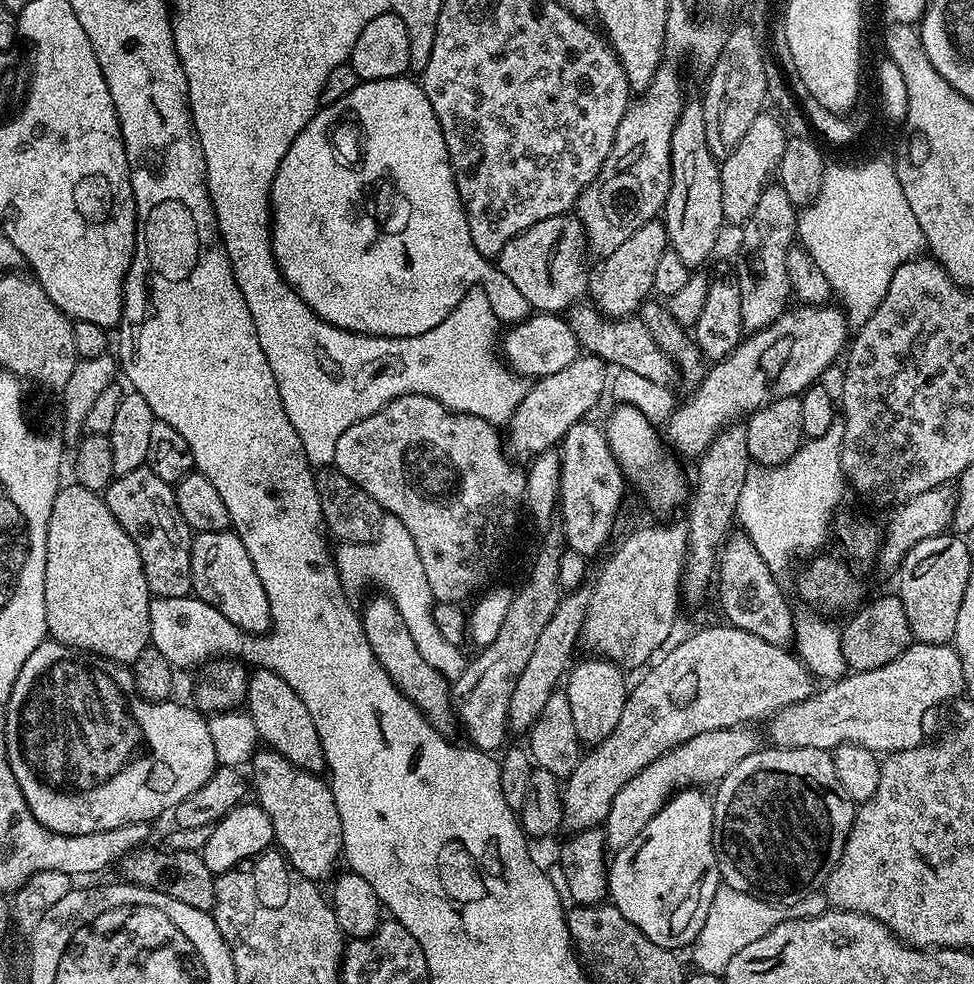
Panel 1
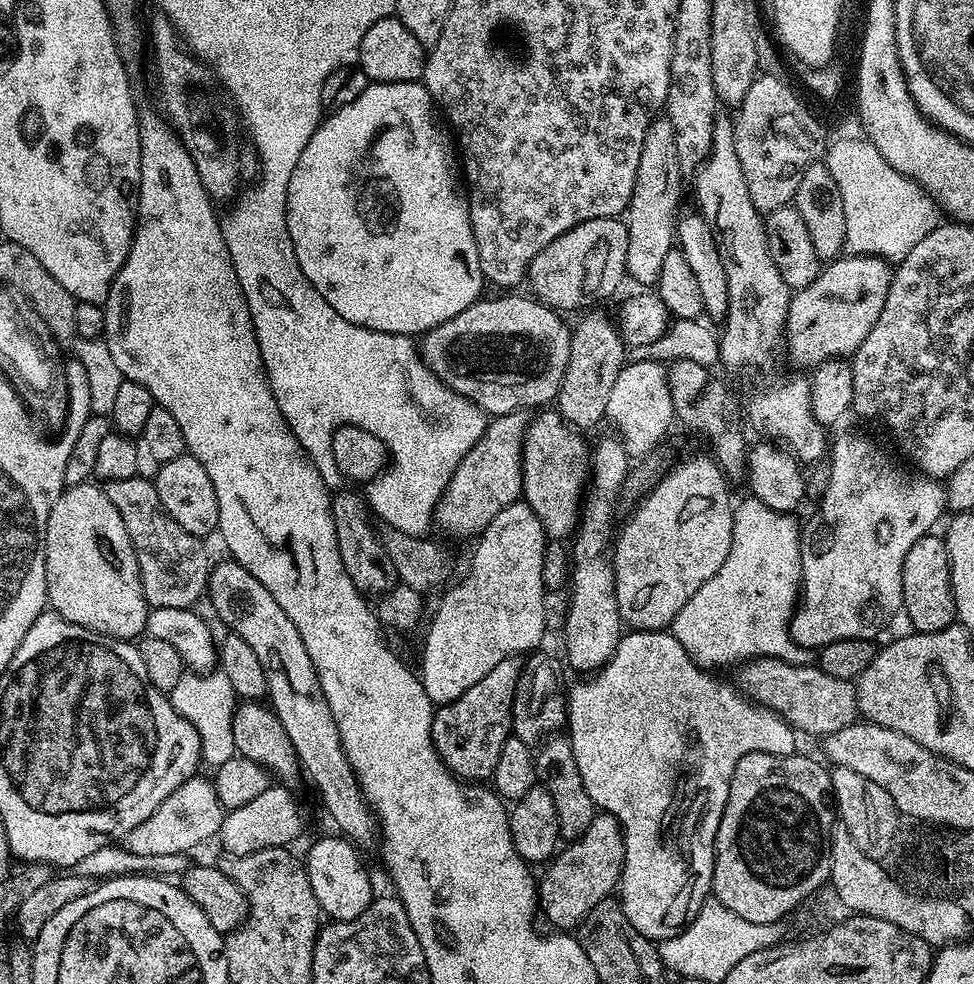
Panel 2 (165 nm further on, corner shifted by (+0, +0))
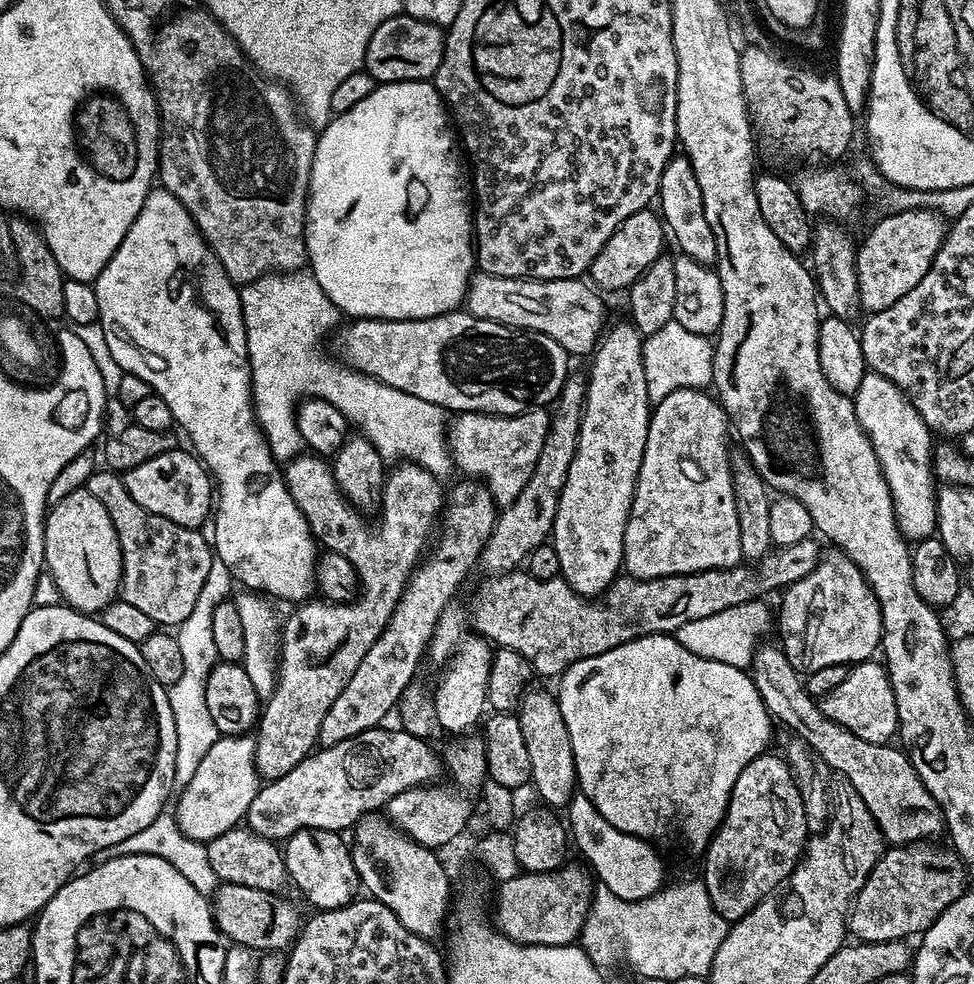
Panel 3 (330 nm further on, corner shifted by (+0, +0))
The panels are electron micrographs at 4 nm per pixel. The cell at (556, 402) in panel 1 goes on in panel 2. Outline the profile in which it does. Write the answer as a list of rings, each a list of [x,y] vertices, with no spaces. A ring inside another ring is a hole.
[[[524,410],[493,416],[485,423],[482,438],[478,438],[478,442],[474,442],[472,449],[464,455],[460,465],[452,471],[450,482],[440,493],[434,513],[437,529],[441,528],[452,536],[479,537],[498,513],[521,499],[524,489],[521,458],[529,423],[529,413]]]

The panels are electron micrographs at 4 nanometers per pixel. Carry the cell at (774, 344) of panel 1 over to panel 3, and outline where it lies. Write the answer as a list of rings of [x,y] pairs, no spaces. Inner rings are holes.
[[[930,208],[881,215],[881,220],[859,241],[856,249],[856,277],[860,306],[865,313],[881,312],[902,294],[914,290],[930,268],[944,241],[945,217]]]

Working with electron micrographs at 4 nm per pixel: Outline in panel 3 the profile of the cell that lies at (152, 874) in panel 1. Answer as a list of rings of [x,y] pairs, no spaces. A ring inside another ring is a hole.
[[[221,883],[210,900],[212,916],[216,919],[216,926],[220,929],[220,935],[235,944],[241,944],[244,948],[251,948],[260,954],[280,950],[276,948],[291,949],[302,931],[302,919],[300,920],[299,910],[290,901],[283,900],[282,897],[283,895],[275,892],[263,892],[254,886]]]

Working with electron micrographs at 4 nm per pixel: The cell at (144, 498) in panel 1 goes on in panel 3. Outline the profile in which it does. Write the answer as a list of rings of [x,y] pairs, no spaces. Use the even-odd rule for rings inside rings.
[[[96,470],[86,487],[102,506],[106,506],[106,514],[110,514],[110,522],[114,522],[118,534],[118,546],[122,552],[119,599],[143,610],[158,626],[177,626],[189,617],[205,585],[214,557],[213,545],[206,542],[200,530],[178,526],[178,522],[170,522],[170,518],[142,510],[142,506],[130,498],[123,475],[103,471]]]

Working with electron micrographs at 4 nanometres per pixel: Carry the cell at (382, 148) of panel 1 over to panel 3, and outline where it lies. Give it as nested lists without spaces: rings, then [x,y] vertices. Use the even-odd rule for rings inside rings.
[[[426,80],[377,84],[367,98],[358,102],[358,106],[350,106],[350,110],[333,115],[327,126],[319,129],[306,202],[306,264],[318,286],[322,286],[326,298],[330,298],[330,302],[334,302],[334,306],[345,317],[366,320],[425,320],[455,312],[465,303],[468,281],[474,275],[474,204],[470,199],[470,180],[469,177],[468,180],[464,177],[460,156],[462,160],[458,132],[450,119],[446,101],[435,83]]]

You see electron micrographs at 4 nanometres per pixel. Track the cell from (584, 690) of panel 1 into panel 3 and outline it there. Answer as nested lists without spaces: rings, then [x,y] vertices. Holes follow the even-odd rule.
[[[628,322],[610,328],[601,335],[598,347],[590,356],[592,380],[590,376],[590,387],[587,389],[584,404],[584,426],[578,434],[576,460],[570,462],[570,474],[558,498],[558,514],[554,514],[554,526],[550,537],[554,554],[558,554],[560,576],[578,595],[593,598],[601,596],[622,572],[626,522],[636,493],[640,453],[646,450],[650,415],[646,370],[640,357],[642,337]]]

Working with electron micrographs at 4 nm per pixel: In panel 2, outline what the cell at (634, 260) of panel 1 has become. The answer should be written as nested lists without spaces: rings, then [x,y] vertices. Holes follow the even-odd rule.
[[[591,312],[571,331],[570,356],[556,397],[557,412],[577,430],[592,428],[605,419],[611,387],[625,366],[626,345],[613,319]]]

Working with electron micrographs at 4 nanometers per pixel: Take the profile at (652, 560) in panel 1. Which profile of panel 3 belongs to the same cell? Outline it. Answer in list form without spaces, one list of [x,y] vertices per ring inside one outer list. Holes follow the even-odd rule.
[[[683,388],[655,401],[648,418],[646,450],[640,453],[636,493],[626,522],[622,568],[627,575],[635,580],[657,580],[663,576],[734,568],[741,563],[728,432],[730,436],[729,418],[711,391]]]

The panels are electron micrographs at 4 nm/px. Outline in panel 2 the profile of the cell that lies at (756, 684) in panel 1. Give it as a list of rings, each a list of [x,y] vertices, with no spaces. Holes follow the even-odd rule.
[[[765,656],[741,663],[739,668],[740,673],[734,680],[740,691],[779,714],[797,733],[809,732],[812,736],[823,738],[857,719],[856,685],[851,680],[830,678],[830,674],[812,664],[791,664]]]

